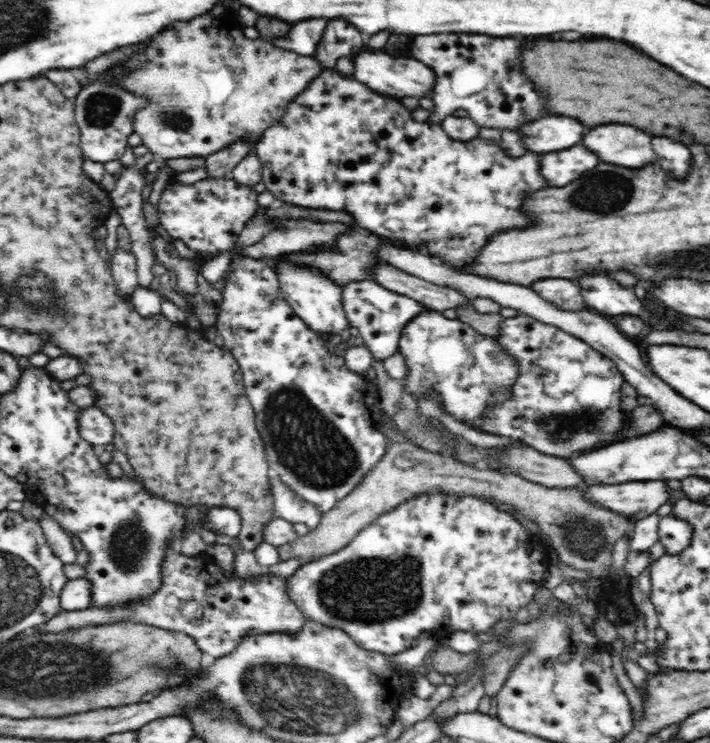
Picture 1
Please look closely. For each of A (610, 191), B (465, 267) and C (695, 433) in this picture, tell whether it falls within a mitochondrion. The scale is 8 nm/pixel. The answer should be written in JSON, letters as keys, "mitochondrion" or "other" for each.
{"A":"mitochondrion","B":"other","C":"other"}

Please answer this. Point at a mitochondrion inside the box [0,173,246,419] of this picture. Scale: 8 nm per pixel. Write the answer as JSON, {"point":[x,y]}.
{"point":[40,296]}

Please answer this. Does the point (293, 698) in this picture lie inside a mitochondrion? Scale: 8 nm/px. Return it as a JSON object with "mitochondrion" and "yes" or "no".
{"mitochondrion":"yes"}

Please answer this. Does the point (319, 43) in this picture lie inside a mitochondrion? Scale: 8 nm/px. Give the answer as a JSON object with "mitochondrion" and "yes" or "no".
{"mitochondrion":"no"}

